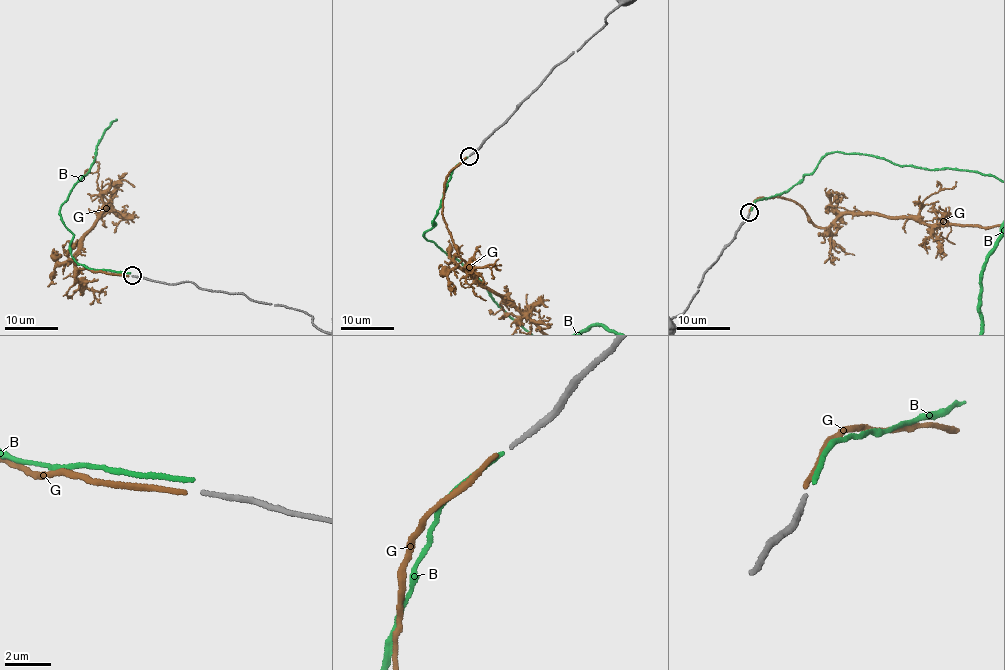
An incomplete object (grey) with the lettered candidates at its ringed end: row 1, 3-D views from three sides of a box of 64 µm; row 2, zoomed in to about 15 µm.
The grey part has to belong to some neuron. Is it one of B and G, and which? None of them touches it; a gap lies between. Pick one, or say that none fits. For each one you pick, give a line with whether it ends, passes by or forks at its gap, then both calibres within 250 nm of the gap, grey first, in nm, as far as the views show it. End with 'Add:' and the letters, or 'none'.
G: it ends | 200/200 nm
Add: G

